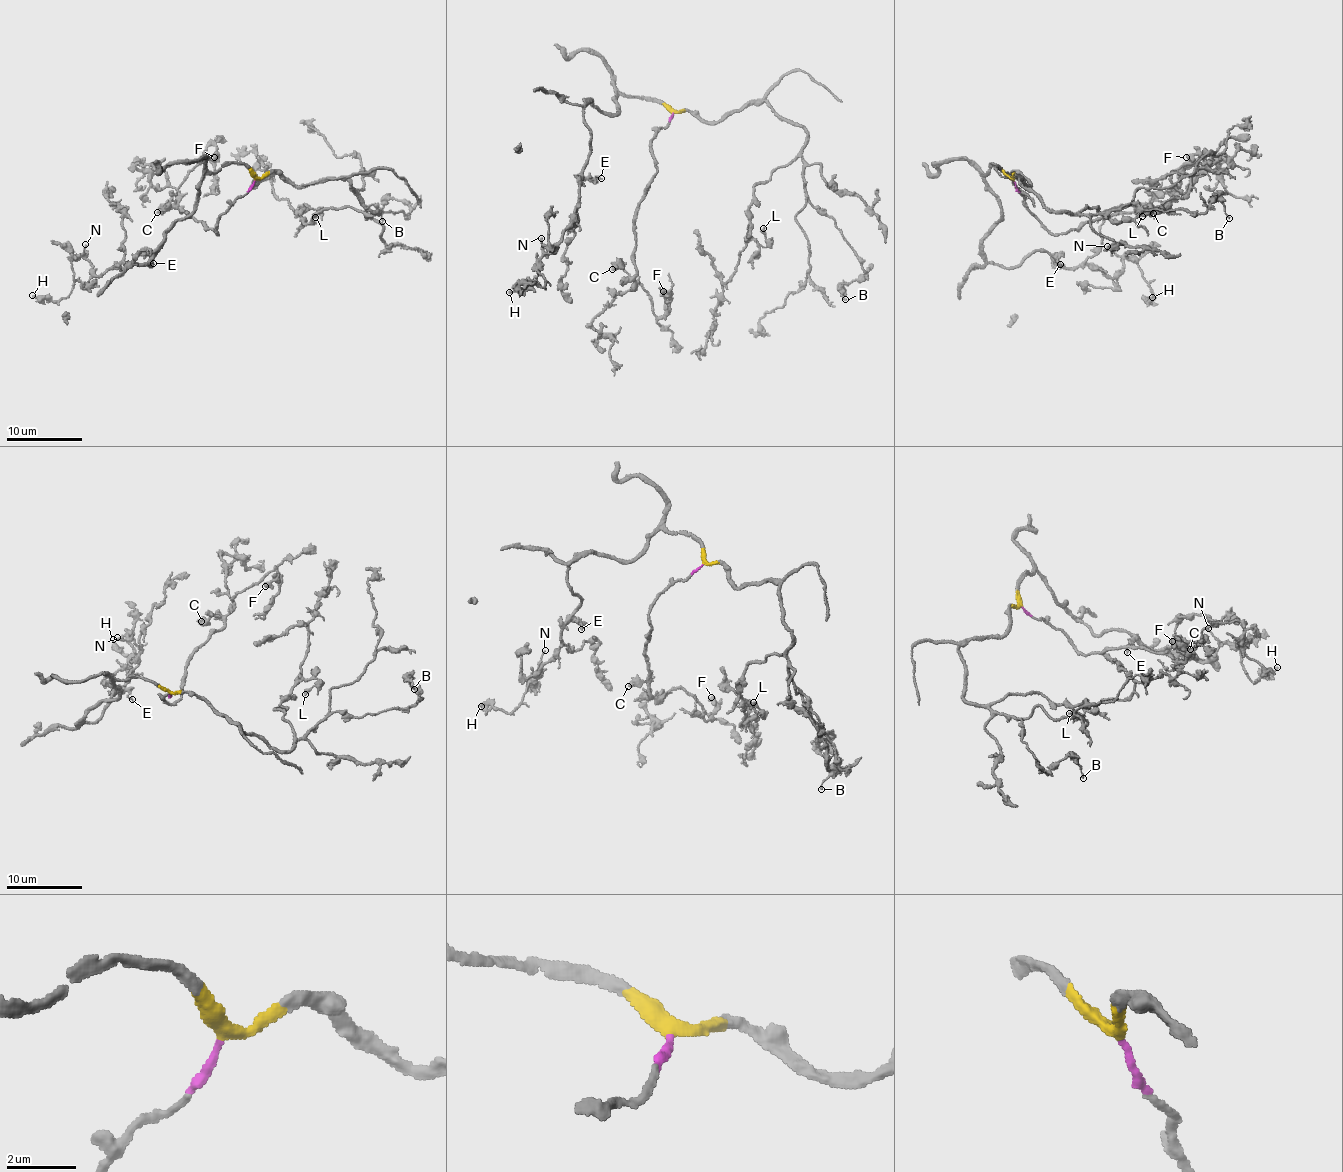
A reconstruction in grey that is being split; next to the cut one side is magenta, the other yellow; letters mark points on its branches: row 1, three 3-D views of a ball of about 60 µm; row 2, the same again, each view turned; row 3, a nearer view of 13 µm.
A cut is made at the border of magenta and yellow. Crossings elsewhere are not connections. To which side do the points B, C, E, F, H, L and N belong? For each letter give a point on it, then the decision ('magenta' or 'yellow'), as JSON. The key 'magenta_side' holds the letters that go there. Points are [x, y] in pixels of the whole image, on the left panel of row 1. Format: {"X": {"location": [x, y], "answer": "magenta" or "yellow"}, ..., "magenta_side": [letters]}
{"B": {"location": [382, 221], "answer": "yellow"}, "C": {"location": [157, 212], "answer": "magenta"}, "E": {"location": [153, 263], "answer": "yellow"}, "F": {"location": [214, 157], "answer": "magenta"}, "H": {"location": [32, 295], "answer": "yellow"}, "L": {"location": [315, 217], "answer": "yellow"}, "N": {"location": [85, 244], "answer": "yellow"}, "magenta_side": ["C", "F"]}

